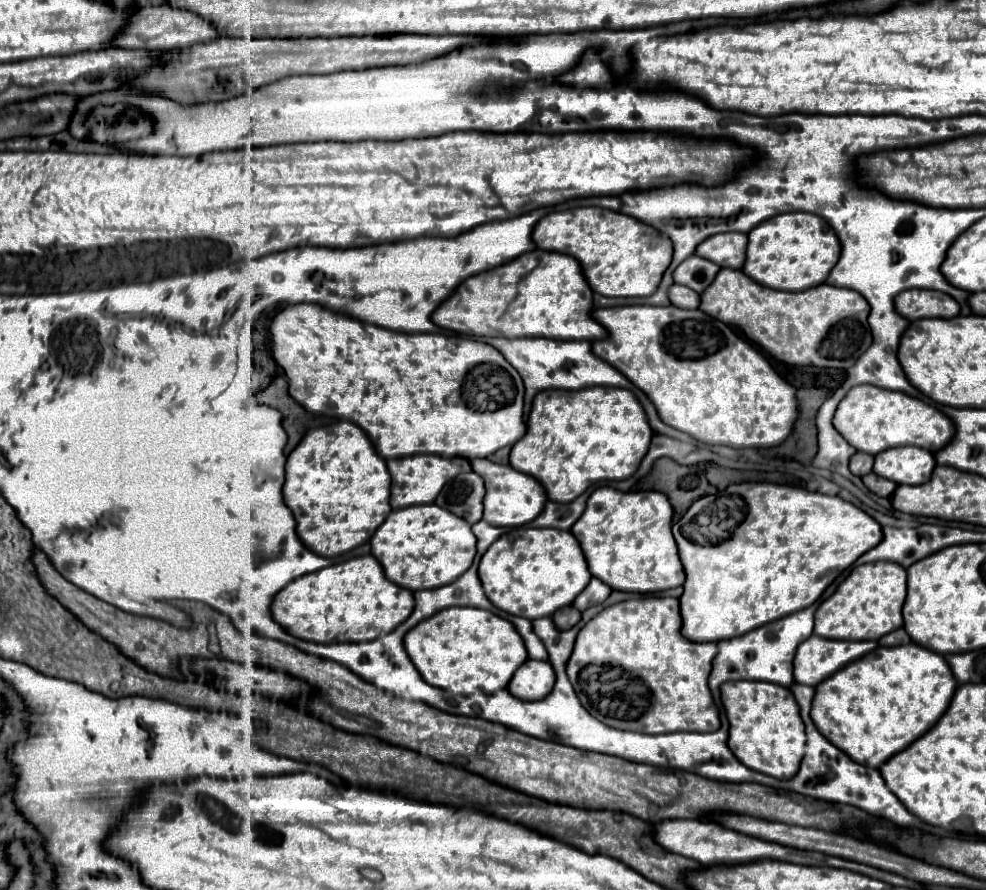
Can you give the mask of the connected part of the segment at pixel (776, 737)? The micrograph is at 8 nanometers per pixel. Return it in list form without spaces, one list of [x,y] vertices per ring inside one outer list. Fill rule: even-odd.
[[[728,681],[720,693],[730,723],[728,747],[738,761],[778,779],[794,777],[804,757],[806,733],[790,689],[766,681]]]

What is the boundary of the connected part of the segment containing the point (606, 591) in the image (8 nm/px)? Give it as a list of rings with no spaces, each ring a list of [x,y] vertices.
[[[592,577],[590,579],[590,583],[584,587],[584,591],[574,599],[574,607],[578,609],[578,611],[584,611],[584,609],[588,609],[588,607],[592,607],[592,605],[598,605],[598,603],[604,603],[604,599],[610,595],[610,587],[608,585],[604,585],[600,579],[596,579],[596,577]]]

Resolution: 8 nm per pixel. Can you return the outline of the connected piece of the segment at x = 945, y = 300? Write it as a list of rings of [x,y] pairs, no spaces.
[[[908,289],[898,293],[894,307],[908,321],[924,317],[956,317],[960,313],[958,303],[950,295],[926,289]]]

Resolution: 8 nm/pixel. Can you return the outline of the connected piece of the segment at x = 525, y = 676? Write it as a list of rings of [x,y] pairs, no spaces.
[[[526,659],[510,679],[508,691],[522,701],[544,699],[554,687],[556,675],[548,661]]]

